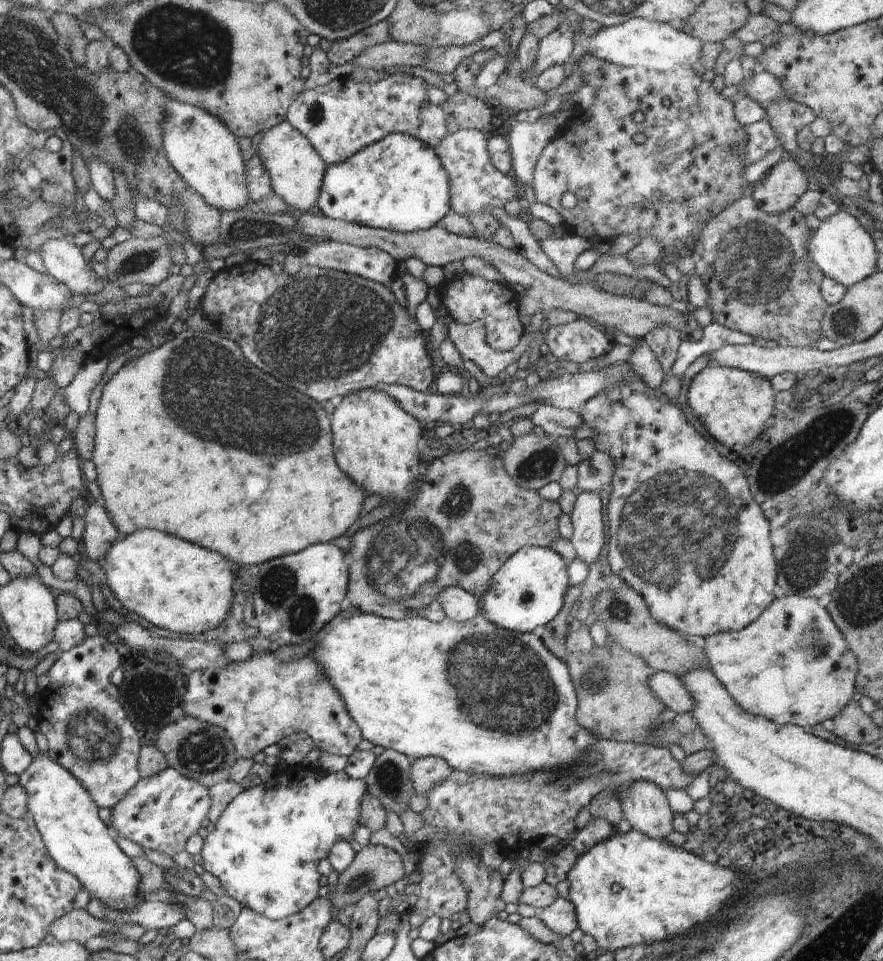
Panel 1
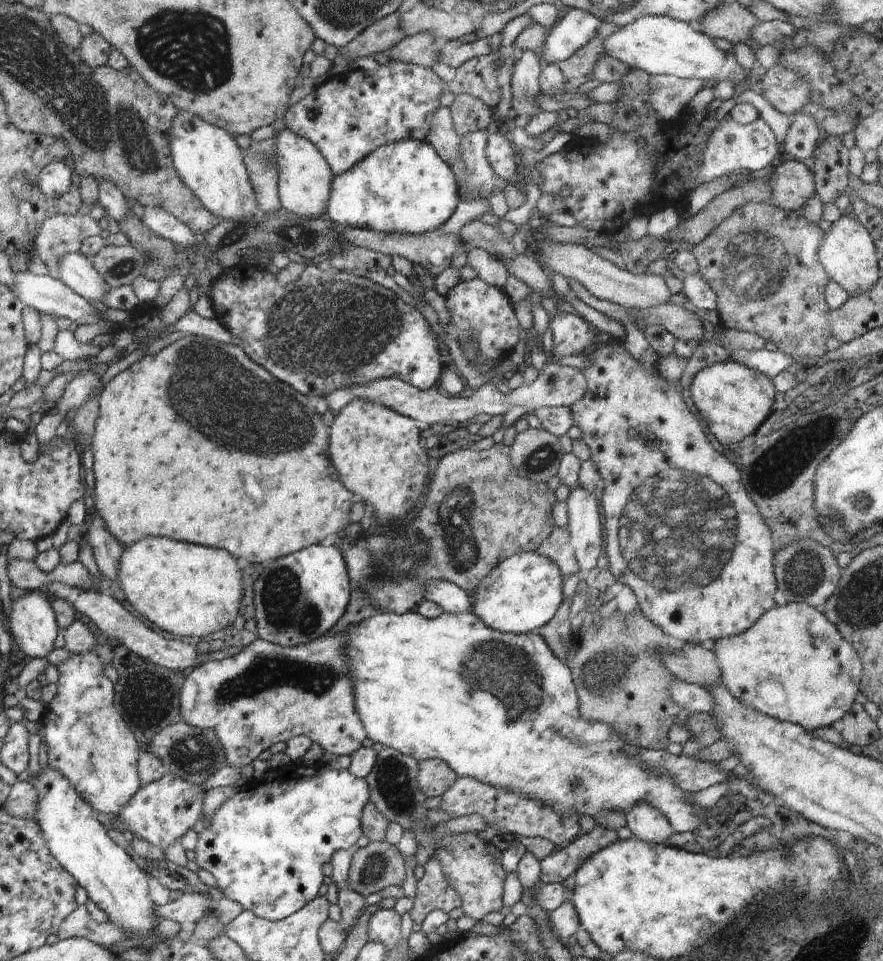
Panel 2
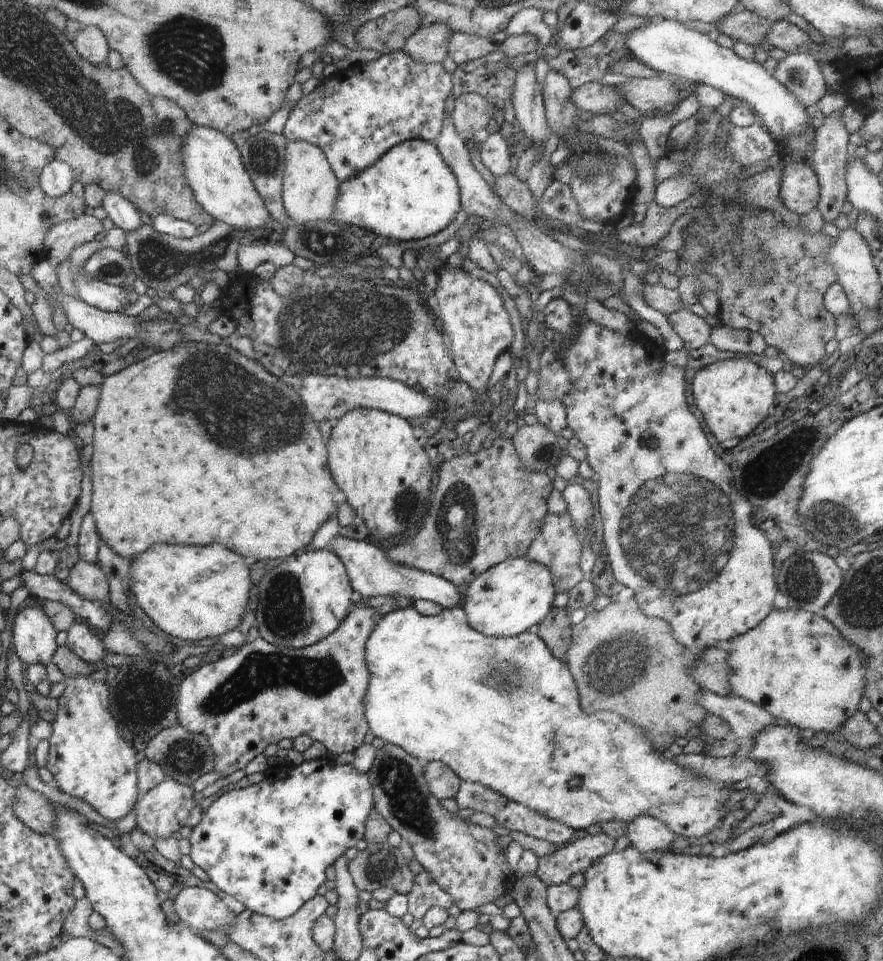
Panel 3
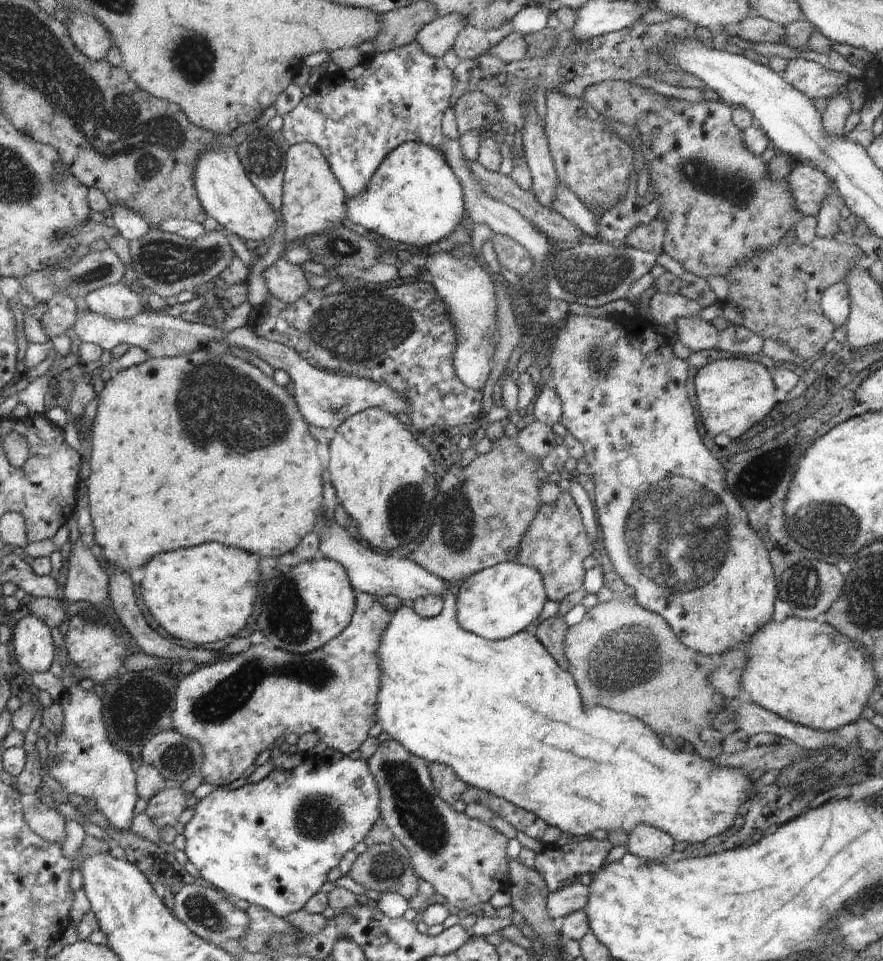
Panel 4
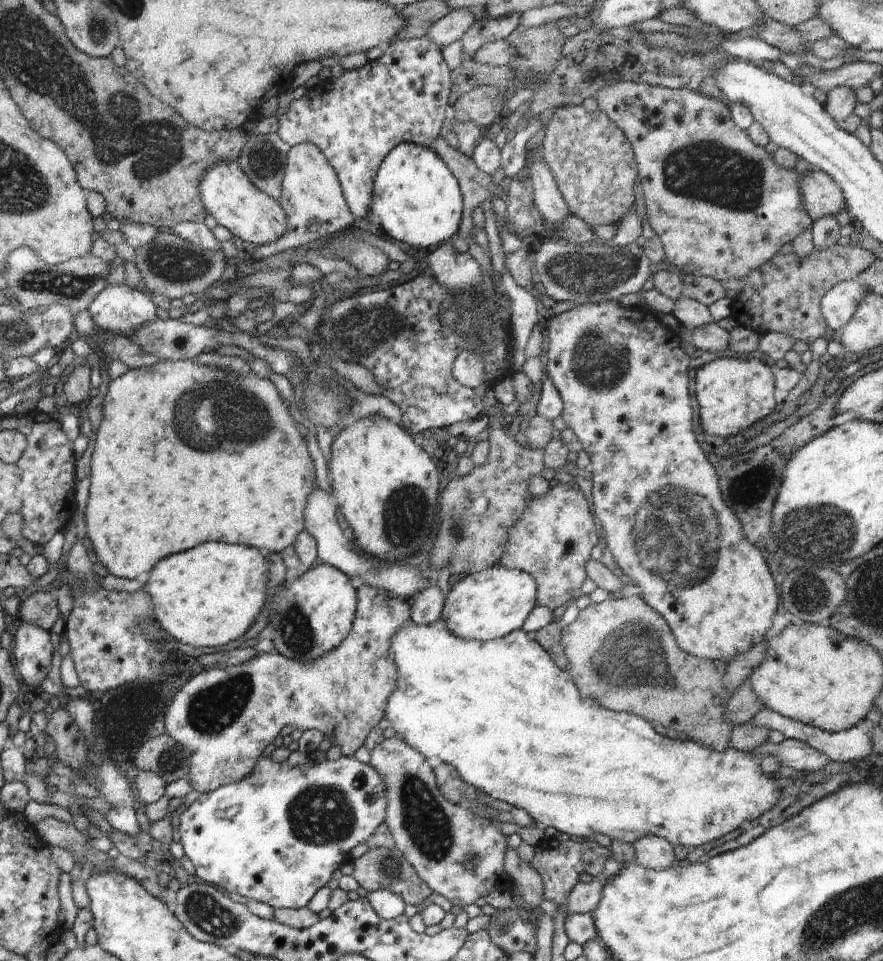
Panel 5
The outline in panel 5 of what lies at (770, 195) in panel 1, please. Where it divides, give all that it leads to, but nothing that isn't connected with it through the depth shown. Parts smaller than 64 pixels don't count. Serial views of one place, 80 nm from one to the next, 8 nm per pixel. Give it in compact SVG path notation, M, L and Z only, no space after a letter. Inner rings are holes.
M820 169L802 170L801 196L806 212L813 221L825 216L838 216L847 210L845 196L831 176Z

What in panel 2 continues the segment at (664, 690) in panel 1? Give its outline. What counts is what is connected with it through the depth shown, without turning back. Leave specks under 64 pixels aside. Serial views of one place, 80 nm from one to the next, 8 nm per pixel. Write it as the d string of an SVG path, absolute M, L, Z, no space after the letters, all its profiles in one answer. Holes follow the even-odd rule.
M684 681L671 682L671 697L683 709L693 713L714 713L715 700L708 689Z

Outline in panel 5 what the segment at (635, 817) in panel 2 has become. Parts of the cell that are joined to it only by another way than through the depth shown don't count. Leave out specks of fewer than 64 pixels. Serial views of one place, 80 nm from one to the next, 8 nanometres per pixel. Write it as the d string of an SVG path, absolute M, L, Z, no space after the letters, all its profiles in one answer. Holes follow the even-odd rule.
M645 836L632 846L636 862L644 868L661 871L674 866L677 862L673 846L665 838Z

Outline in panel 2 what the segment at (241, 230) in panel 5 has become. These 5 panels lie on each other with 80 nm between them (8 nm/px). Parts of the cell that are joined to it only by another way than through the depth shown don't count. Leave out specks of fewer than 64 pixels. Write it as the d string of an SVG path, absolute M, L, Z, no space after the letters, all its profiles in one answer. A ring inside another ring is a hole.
M179 109L179 113L173 121L169 147L177 173L206 210L209 210L214 216L221 219L233 221L244 221L255 216L259 210L257 198L243 161L244 152L236 145L233 136L230 136L225 130L217 126L208 124L203 118Z

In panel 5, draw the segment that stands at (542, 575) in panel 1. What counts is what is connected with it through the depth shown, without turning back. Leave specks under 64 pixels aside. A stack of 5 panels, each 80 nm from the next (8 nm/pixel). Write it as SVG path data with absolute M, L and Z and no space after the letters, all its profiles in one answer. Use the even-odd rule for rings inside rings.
M492 566L477 573L454 579L444 599L440 619L458 638L468 641L489 641L518 630L536 606L535 578L524 571Z

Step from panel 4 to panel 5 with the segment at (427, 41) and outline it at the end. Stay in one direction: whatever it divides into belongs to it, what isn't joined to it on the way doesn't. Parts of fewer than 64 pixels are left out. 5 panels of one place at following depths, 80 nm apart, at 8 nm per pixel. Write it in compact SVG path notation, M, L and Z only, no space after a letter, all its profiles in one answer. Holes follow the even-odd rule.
M470 8L454 9L448 15L435 22L426 36L435 42L439 49L461 39L477 18Z

